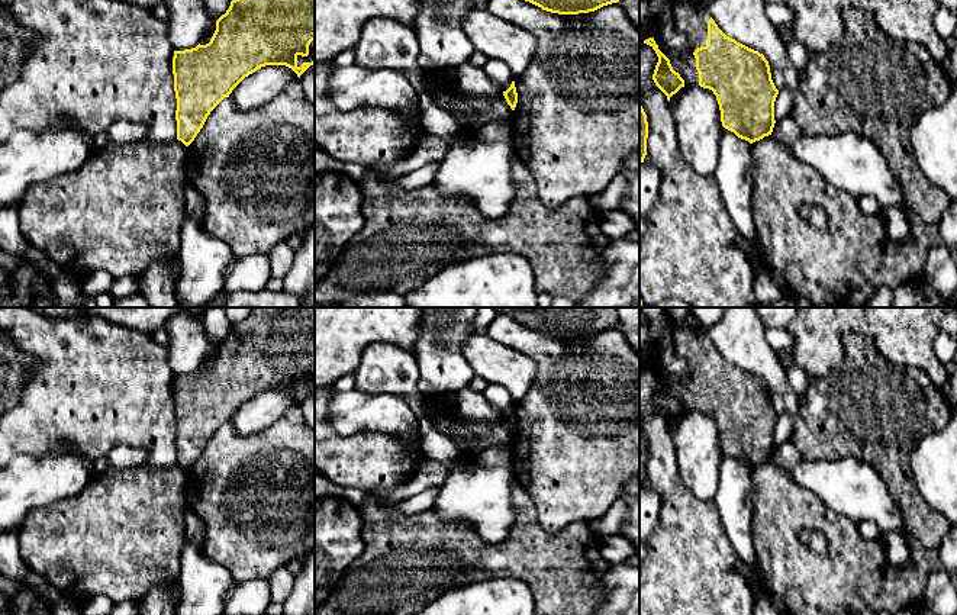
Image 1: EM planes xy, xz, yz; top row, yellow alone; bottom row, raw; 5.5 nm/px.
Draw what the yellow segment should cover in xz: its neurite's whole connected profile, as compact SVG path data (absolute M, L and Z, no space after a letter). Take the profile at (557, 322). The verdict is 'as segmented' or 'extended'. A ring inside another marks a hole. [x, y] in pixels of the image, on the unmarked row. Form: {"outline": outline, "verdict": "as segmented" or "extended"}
{"outline": "M494 308L494 310L558 339L589 338L619 326L615 308Z", "verdict": "as segmented"}

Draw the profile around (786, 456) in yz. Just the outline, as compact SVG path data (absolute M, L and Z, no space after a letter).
M789 439L774 448L771 460L780 469L792 471L803 458L796 445Z

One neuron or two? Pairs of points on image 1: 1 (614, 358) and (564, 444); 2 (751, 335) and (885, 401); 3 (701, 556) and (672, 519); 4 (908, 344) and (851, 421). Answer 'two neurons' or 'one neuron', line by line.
1: one neuron
2: two neurons
3: one neuron
4: two neurons

